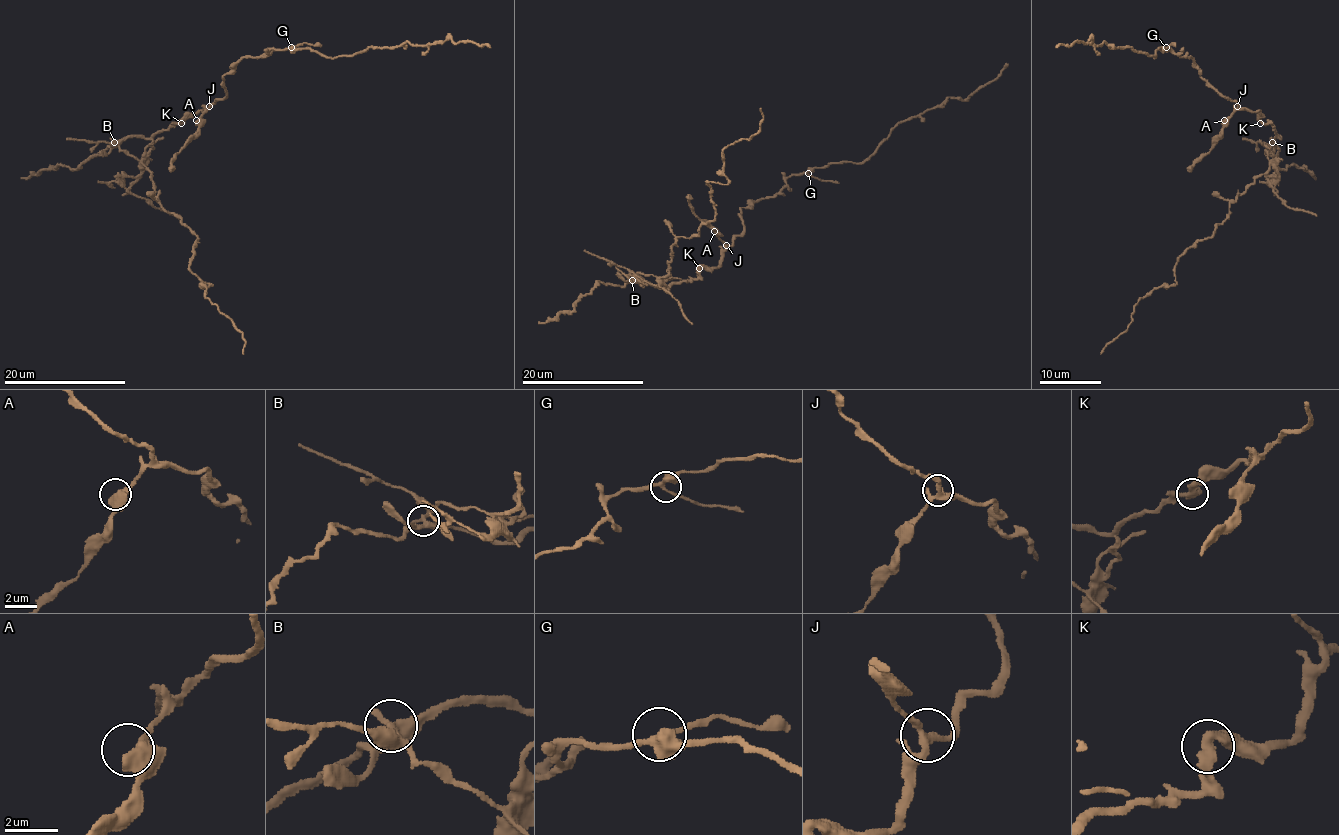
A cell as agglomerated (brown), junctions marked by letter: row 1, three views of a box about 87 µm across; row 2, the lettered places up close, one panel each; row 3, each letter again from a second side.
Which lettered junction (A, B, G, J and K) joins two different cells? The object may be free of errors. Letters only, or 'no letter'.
B

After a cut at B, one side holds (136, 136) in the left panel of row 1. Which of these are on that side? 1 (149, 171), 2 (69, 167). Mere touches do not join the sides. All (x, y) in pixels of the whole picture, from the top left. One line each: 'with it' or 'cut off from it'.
1: cut off from it
2: with it

